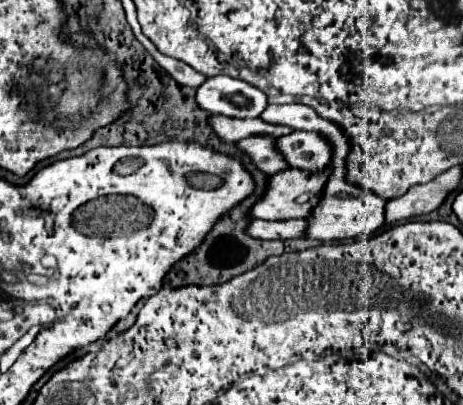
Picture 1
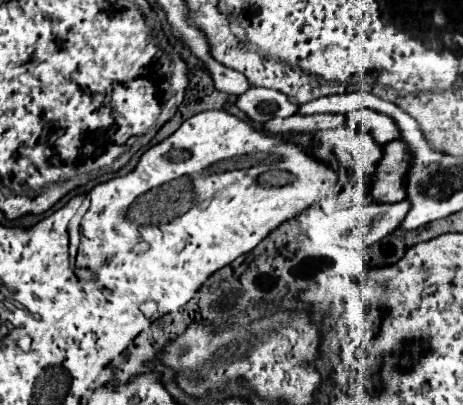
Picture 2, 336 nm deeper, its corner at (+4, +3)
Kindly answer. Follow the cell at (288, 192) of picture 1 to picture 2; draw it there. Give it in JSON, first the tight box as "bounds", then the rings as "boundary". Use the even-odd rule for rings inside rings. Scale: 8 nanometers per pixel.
{"bounds":[372,140,412,202],"boundary":[[[404,140],[384,146],[384,158],[376,166],[372,198],[376,202],[402,202],[406,198],[406,176],[412,168],[412,156]]]}

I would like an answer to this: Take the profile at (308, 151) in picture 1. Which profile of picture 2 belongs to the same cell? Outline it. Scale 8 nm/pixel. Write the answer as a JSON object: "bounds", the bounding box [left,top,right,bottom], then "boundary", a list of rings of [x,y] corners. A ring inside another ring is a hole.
{"bounds":[348,110,400,146],"boundary":[[[356,110],[356,112],[348,114],[348,126],[358,128],[360,124],[370,128],[374,138],[382,146],[400,138],[400,130],[398,130],[396,122],[386,114],[380,114],[380,112],[374,112],[374,110]]]}

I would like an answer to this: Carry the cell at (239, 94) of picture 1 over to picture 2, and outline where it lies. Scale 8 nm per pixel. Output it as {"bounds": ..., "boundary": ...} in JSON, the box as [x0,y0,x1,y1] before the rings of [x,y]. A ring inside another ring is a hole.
{"bounds":[236,88,298,122],"boundary":[[[250,88],[242,96],[238,96],[236,106],[246,112],[254,122],[268,122],[276,116],[286,118],[298,112],[298,104],[292,102],[286,94],[278,90],[268,90],[268,88]]]}

